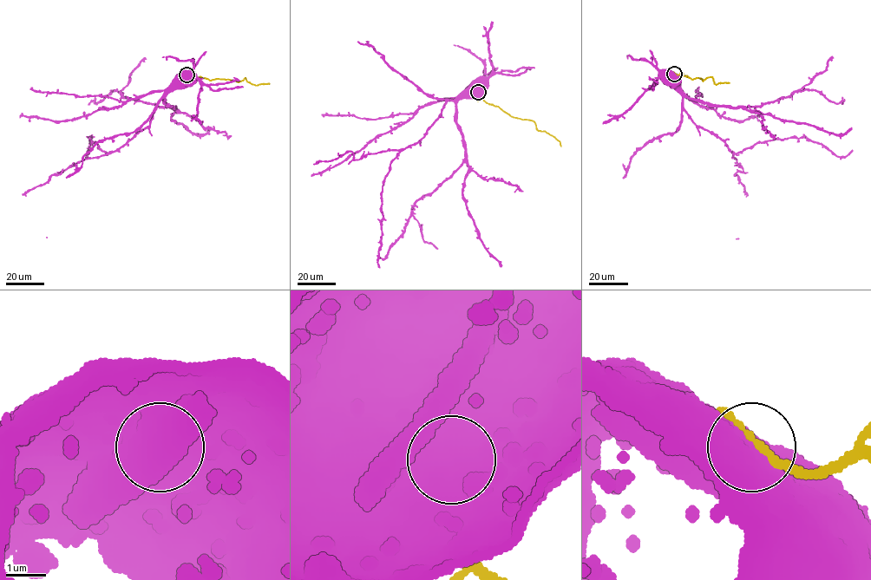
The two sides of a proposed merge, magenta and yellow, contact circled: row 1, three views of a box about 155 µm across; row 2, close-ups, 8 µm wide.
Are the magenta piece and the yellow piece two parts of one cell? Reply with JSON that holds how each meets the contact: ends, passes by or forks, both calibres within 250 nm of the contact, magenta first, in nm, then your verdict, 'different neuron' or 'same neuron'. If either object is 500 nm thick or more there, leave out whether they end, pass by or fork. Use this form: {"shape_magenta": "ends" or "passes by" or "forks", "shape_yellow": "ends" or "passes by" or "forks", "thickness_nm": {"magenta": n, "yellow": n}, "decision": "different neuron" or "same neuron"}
{"thickness_nm": {"magenta": 750, "yellow": 320}, "decision": "different neuron"}

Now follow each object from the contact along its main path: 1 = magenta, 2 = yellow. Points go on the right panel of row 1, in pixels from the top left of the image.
1: (674, 74), (666, 70), (660, 77), (664, 78)
2: (674, 74), (703, 81), (711, 77), (716, 84), (730, 82)

